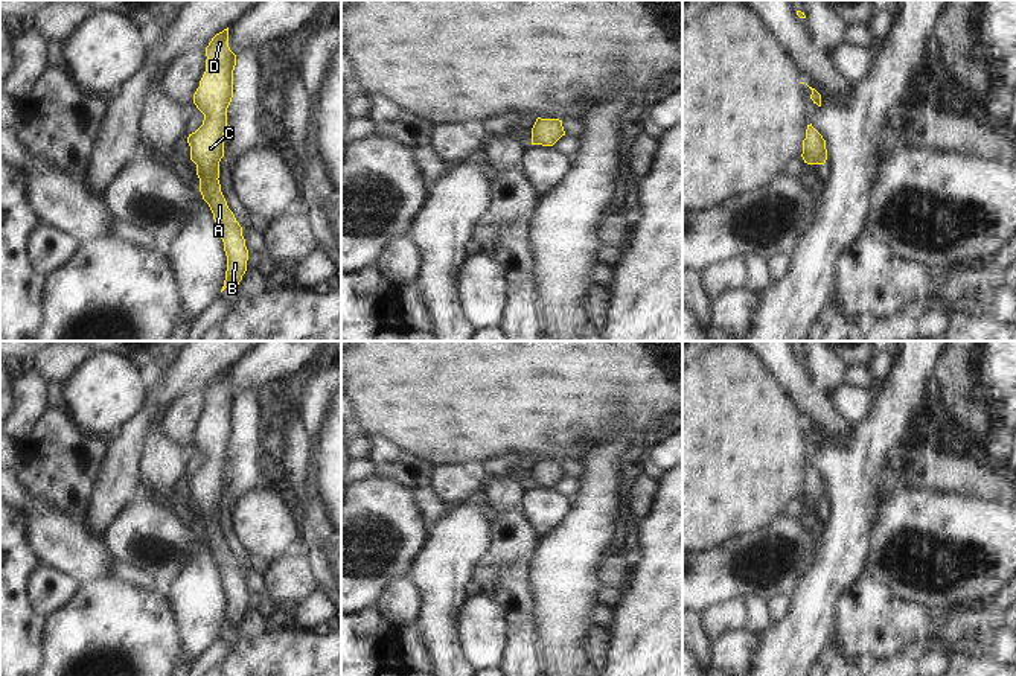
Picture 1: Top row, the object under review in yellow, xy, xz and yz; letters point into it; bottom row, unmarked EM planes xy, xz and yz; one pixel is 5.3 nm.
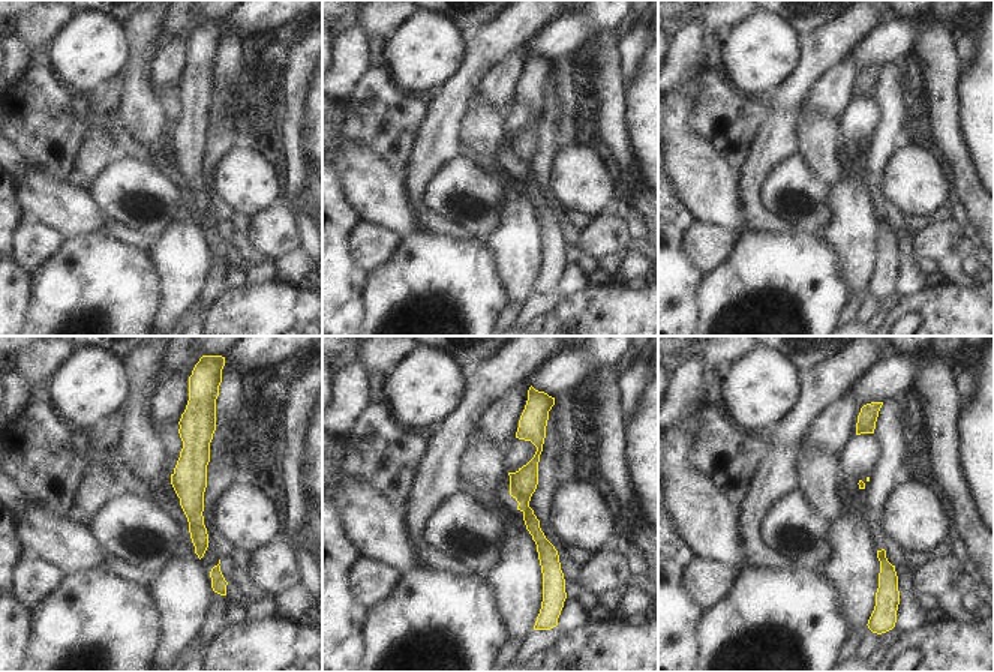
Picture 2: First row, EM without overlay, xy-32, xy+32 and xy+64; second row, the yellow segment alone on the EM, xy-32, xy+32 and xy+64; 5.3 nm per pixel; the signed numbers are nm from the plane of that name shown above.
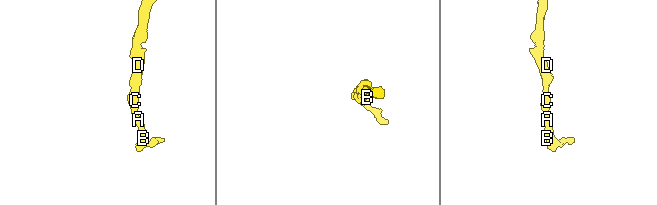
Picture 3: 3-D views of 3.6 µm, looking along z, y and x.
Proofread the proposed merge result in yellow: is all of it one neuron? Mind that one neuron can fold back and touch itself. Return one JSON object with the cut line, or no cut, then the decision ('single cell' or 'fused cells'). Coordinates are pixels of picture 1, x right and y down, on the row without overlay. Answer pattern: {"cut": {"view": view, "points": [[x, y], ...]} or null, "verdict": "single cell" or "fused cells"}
{"cut": null, "verdict": "single cell"}

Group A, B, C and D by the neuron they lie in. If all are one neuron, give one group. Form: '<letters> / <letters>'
A B C D

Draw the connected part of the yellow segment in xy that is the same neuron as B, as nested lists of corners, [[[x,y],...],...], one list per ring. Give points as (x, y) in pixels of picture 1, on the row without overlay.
[[[228,368],[216,375],[206,388],[206,413],[193,435],[193,445],[204,455],[203,466],[187,478],[190,501],[196,505],[200,533],[221,571],[227,597],[225,629],[239,626],[247,612],[248,591],[242,568],[221,533],[219,502],[224,498],[227,449],[233,438],[236,396],[228,388]]]

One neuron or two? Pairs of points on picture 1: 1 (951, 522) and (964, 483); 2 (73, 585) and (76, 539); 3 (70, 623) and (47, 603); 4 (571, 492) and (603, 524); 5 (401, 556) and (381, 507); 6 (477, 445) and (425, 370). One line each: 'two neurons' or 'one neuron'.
1: two neurons
2: two neurons
3: two neurons
4: two neurons
5: one neuron
6: one neuron

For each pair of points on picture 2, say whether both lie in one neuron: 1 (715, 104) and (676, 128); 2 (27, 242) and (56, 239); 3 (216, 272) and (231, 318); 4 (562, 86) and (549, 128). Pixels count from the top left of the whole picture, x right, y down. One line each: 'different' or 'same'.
1: different
2: same
3: different
4: different

